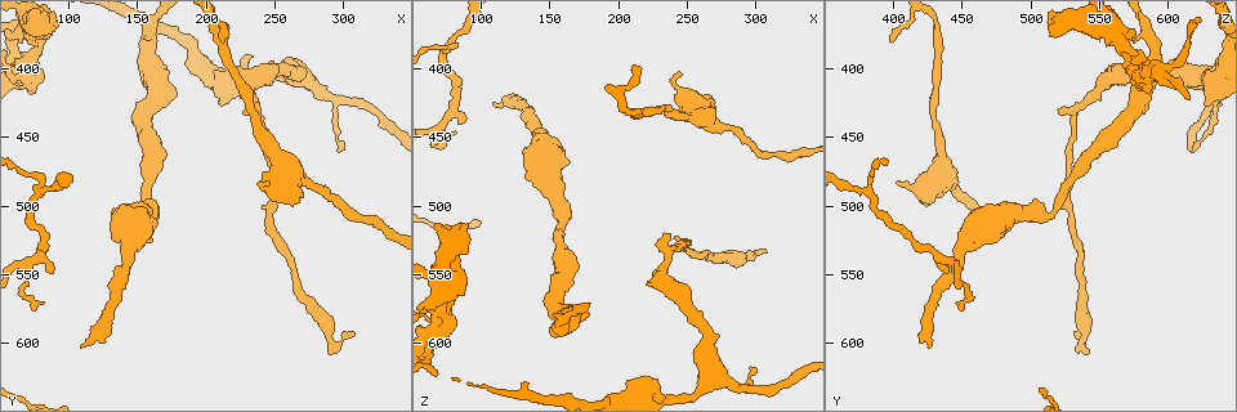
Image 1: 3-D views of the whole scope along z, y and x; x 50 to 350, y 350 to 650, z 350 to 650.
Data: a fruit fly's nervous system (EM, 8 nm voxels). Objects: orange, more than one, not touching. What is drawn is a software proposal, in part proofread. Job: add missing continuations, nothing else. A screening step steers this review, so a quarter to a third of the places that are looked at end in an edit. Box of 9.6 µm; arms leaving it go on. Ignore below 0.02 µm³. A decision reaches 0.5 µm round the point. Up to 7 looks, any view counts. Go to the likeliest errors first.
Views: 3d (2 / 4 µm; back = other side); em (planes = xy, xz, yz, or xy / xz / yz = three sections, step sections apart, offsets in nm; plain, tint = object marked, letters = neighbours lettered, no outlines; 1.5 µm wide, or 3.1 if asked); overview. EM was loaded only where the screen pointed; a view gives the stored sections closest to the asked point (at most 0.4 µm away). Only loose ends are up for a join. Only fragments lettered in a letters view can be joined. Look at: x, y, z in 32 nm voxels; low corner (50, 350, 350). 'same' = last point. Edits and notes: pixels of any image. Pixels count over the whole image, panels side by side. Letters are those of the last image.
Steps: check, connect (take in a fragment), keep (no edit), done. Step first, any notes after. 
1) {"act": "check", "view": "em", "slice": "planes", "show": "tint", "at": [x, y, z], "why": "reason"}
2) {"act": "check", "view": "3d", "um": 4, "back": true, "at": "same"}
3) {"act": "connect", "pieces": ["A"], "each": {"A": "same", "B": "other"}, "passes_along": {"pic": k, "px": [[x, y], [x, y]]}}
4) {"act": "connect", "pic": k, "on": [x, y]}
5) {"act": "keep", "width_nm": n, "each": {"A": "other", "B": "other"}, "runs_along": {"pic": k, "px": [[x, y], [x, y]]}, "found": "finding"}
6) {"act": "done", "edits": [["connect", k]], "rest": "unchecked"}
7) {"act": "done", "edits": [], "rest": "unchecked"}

{"act": "check", "view": "3d", "um": 4, "at": [244, 482, 404], "why": "branch stops here"}

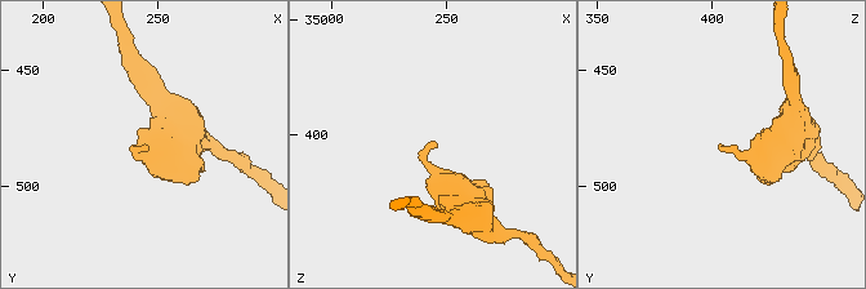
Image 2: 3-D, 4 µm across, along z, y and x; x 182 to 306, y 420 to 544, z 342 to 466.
{"act": "check", "view": "em", "slice": "yz", "step": 4, "show": "letters", "at": [246, 482, 406], "why": "need the tissue"}

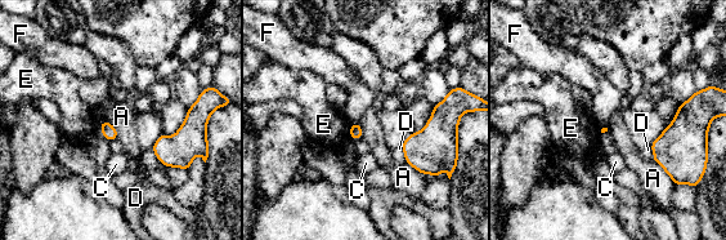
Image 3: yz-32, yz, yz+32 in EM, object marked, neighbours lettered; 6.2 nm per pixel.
{"act": "check", "view": "em", "slice": "xz", "step": 8, "show": "letters", "at": "same"}

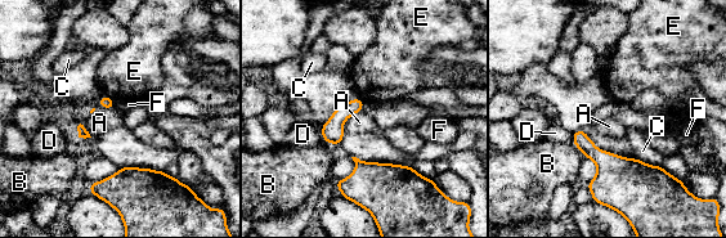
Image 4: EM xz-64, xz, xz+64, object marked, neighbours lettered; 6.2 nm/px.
{"act": "keep", "each": {"A": "other", "B": "other", "C": "other", "D": "other", "E": "other", "F": "other"}, "border": {"pic": 4, "px": [[361, 109], [346, 120], [344, 134]]}, "found": "none of them fits"}

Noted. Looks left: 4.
{"act": "check", "view": "em", "slice": "xz", "step": 4, "show": "letters", "at": [108, 602, 426], "why": "long arm stops here"}

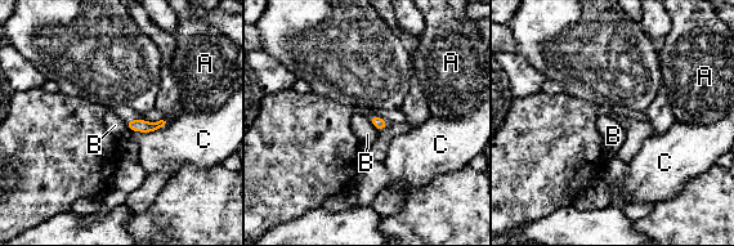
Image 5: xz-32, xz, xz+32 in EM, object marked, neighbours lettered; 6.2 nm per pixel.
{"act": "keep", "each": {"A": "other", "B": "other", "C": "other"}, "found": "no lettered fragment goes on from it"}

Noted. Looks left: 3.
{"act": "check", "view": "em", "slice": "planes", "show": "plain", "at": [86, 548, 438], "why": "free end"}

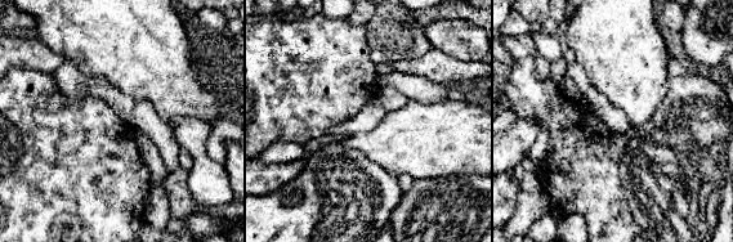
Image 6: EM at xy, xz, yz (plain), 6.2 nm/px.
{"act": "check", "view": "em", "slice": "planes", "show": "letters", "at": "same", "why": "what lies round it"}

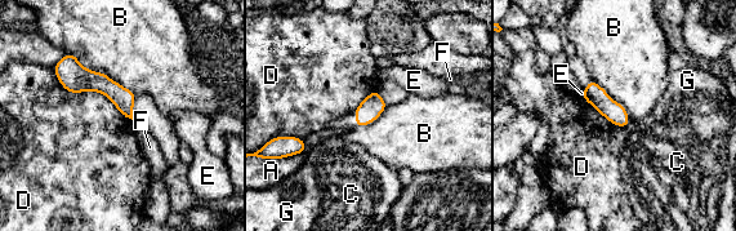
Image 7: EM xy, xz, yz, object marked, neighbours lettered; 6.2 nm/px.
{"act": "keep", "each": {"A": "other", "B": "other", "C": "other", "D": "other", "E": "other", "F": "other", "G": "other"}, "border": {"pic": 7, "px": [[53, 70], [132, 120]]}, "found": "none of them fits"}

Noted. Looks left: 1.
{"act": "done", "edits": [], "rest": "unchecked"}

